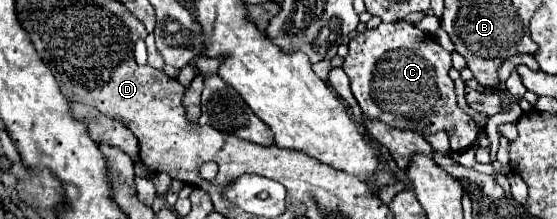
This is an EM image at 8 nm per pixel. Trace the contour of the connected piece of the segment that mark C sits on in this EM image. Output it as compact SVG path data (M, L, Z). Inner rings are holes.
M405 20L379 24L377 28L351 38L349 54L343 62L353 96L357 98L363 114L383 120L389 126L415 130L419 134L451 130L451 150L457 152L475 142L477 124L457 106L455 86L447 74L449 68L451 54L429 34Z

